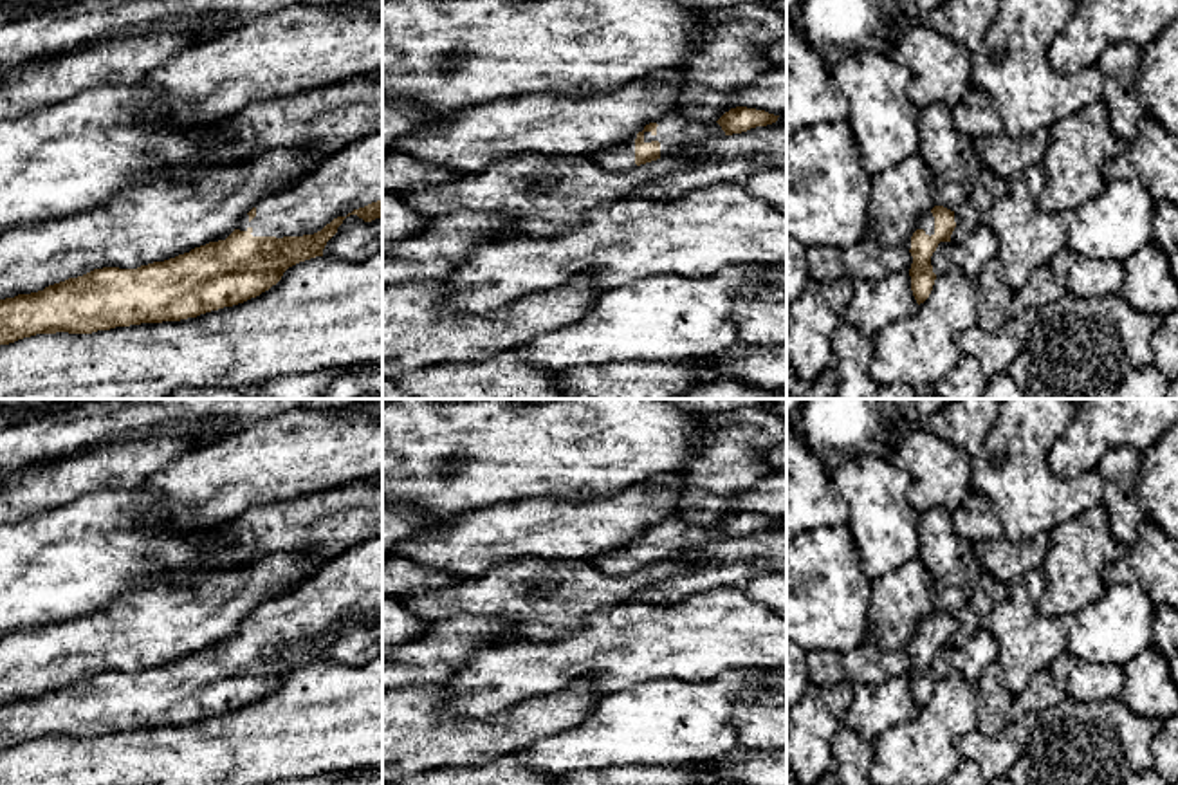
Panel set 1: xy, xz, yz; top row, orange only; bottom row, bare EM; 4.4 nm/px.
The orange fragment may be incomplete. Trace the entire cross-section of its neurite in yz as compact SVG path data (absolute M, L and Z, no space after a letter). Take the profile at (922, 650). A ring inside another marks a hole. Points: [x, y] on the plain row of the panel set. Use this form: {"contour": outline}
{"contour": "M934 610L920 623L916 635L906 648L913 660L909 680L911 695L918 709L929 702L936 684L931 670L931 660L940 650L951 646L951 639L956 628L958 619L954 615L943 610Z"}

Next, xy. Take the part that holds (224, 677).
{"contour": "M382 532L354 543L328 563L318 567L310 577L290 592L260 605L240 623L236 633L220 644L164 666L153 666L137 673L94 673L83 680L69 682L38 697L0 704L0 749L9 749L36 738L92 738L115 731L180 725L244 707L276 689L289 671L323 660L327 646L350 619L357 619L364 626L382 621Z"}

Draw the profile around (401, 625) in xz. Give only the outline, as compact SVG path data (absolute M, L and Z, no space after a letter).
M382 596L382 646L415 641L429 624L410 610L400 597Z

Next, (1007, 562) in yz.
M1039 532L1023 543L1007 538L983 540L972 545L974 558L983 572L1008 586L1032 568L1043 568L1050 550L1048 532Z

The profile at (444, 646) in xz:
M500 617L433 621L415 641L382 646L382 691L440 684L476 651L505 644L512 632Z

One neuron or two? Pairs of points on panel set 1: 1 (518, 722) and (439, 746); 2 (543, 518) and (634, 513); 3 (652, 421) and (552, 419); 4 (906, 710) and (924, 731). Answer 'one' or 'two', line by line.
1: one
2: one
3: one
4: two

